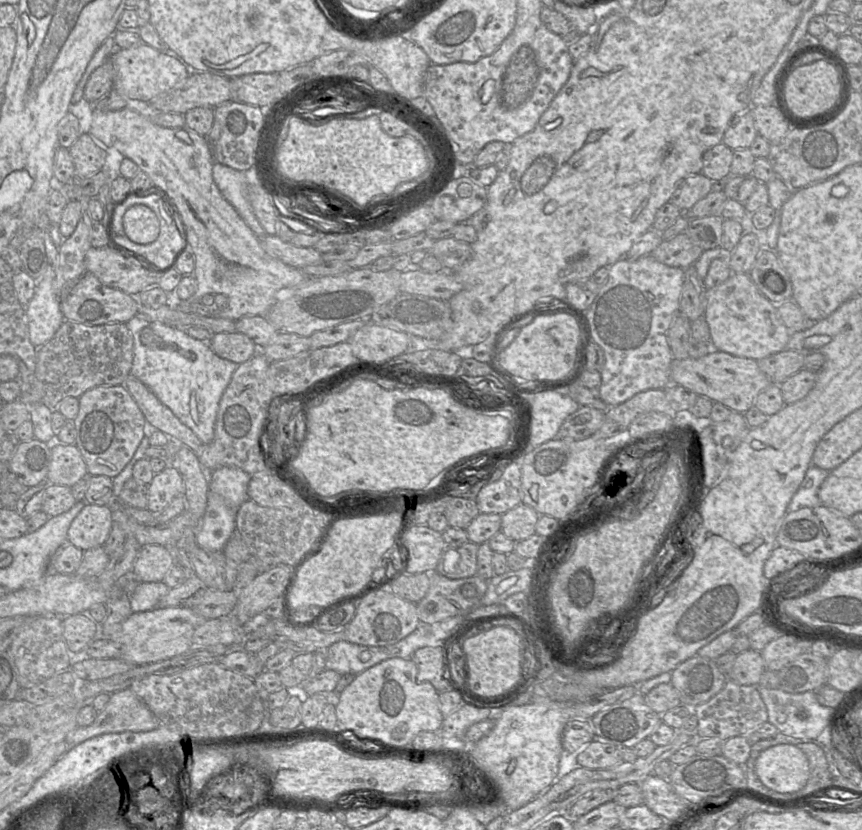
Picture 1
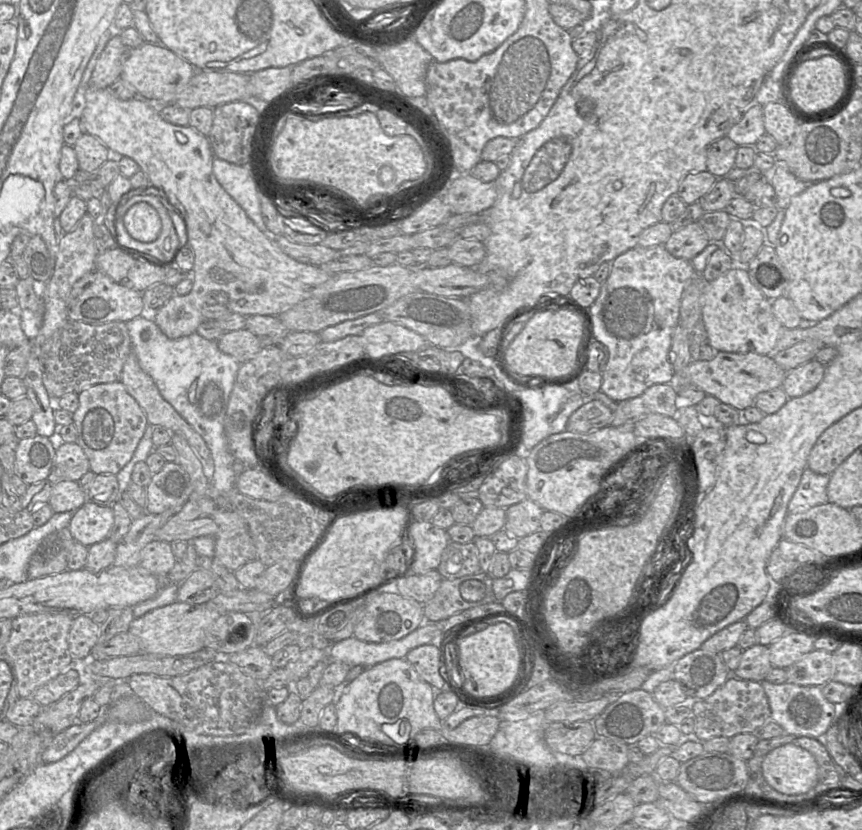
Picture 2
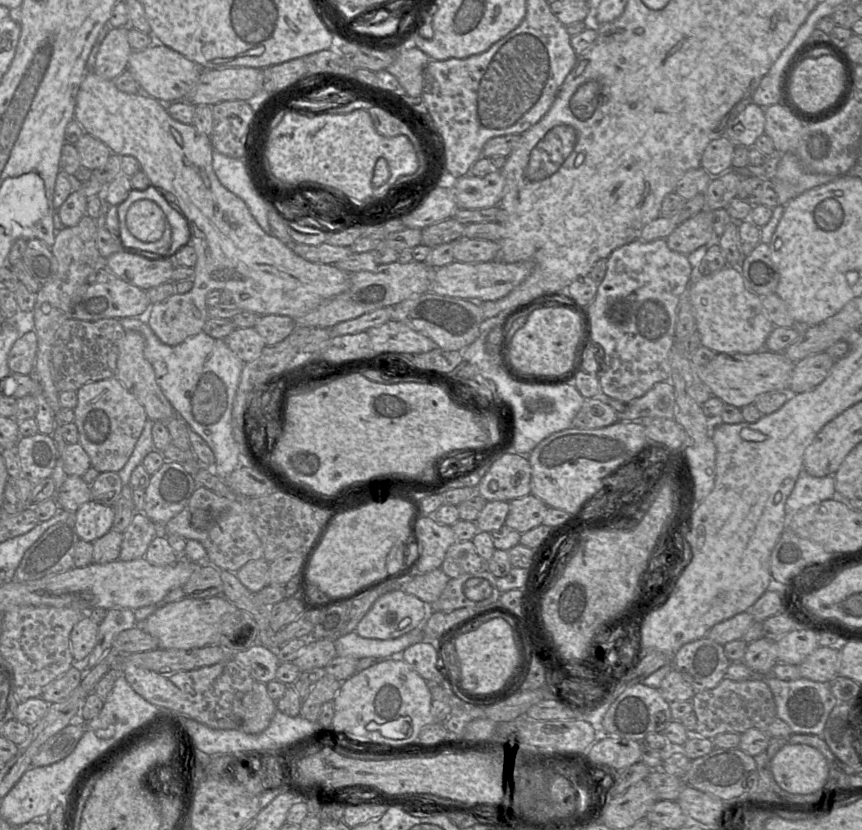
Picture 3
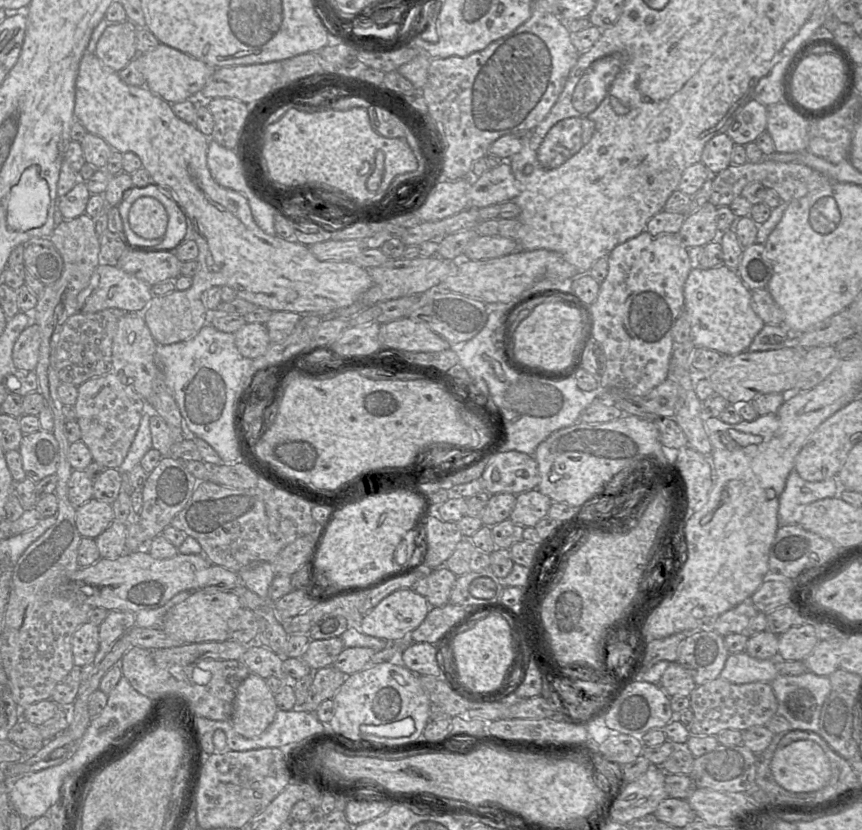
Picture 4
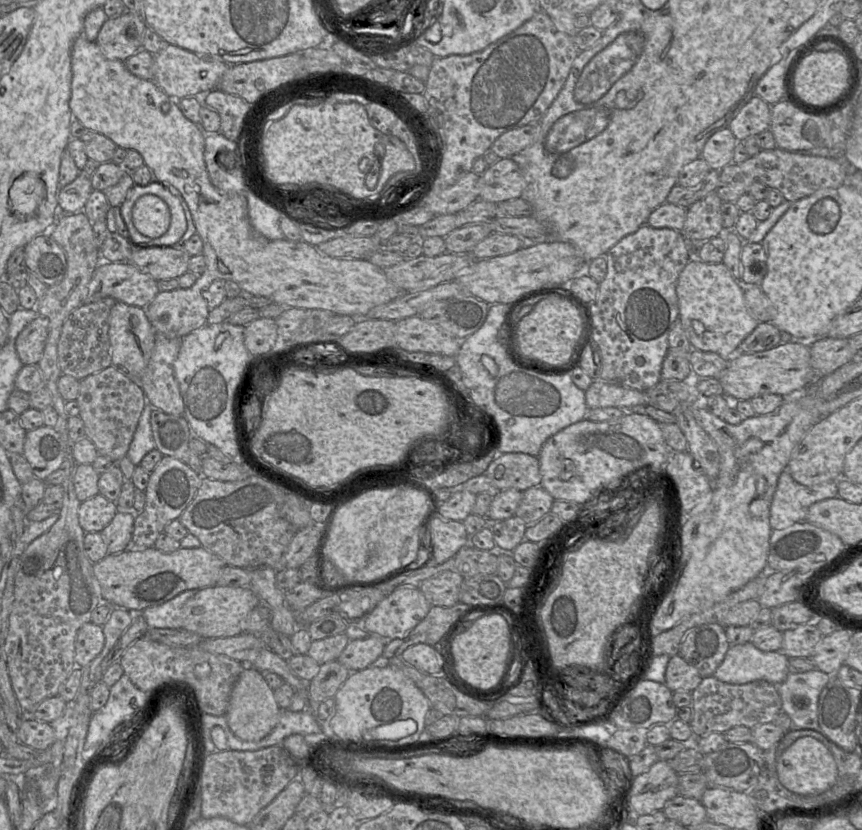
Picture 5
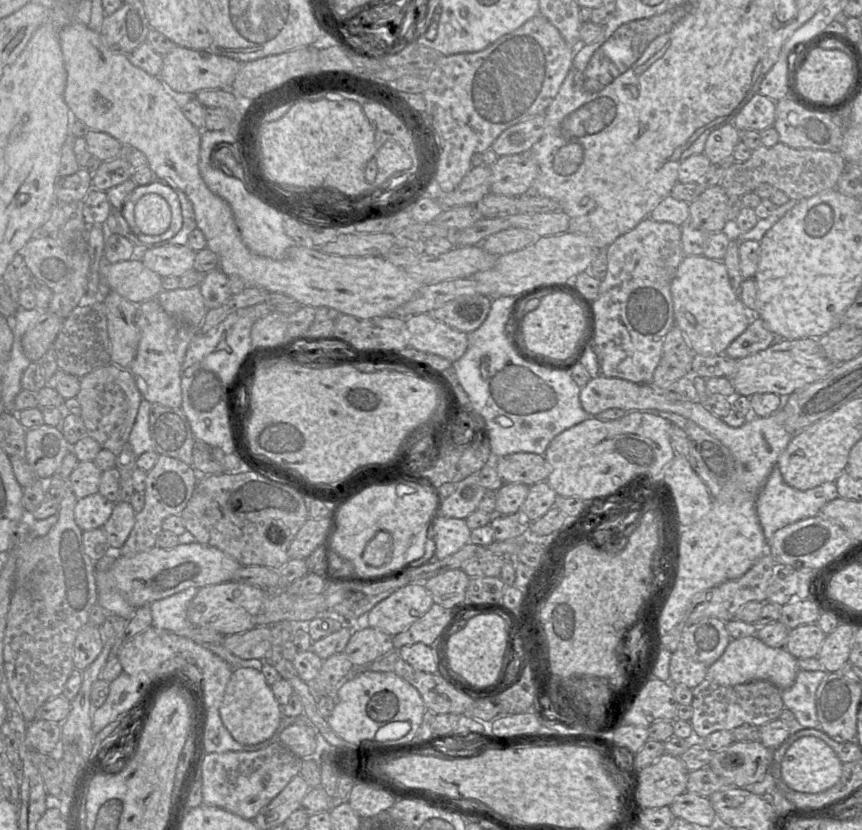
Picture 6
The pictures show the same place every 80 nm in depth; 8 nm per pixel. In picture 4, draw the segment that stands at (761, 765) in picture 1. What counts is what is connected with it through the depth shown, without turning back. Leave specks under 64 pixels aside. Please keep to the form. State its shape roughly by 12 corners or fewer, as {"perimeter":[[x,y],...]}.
{"perimeter":[[816,742],[776,749],[771,773],[787,791],[813,792],[831,766]]}

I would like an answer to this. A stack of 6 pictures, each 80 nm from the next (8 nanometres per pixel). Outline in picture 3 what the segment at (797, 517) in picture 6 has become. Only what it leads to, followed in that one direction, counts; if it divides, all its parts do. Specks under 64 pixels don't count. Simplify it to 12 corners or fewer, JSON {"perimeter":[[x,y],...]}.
{"perimeter":[[802,469],[785,502],[787,522],[799,510],[832,499],[834,476]]}

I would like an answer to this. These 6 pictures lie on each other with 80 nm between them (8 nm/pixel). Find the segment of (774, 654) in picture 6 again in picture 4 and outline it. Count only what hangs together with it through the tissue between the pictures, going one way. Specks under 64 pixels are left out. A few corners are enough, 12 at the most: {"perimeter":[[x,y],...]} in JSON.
{"perimeter":[[729,654],[719,677],[731,683],[770,683],[777,659]]}

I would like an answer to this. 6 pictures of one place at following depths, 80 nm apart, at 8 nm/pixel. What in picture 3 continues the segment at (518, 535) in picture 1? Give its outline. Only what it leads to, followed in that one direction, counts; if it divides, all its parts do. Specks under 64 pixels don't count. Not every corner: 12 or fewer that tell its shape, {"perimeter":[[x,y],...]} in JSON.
{"perimeter":[[528,494],[509,501],[505,525],[520,534],[542,524],[547,506]]}

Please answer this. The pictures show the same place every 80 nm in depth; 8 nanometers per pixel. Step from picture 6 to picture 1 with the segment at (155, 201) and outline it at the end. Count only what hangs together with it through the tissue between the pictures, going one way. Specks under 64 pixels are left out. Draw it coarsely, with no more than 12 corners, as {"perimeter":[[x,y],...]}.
{"perimeter":[[135,204],[123,216],[126,237],[153,243],[160,222],[148,206]]}

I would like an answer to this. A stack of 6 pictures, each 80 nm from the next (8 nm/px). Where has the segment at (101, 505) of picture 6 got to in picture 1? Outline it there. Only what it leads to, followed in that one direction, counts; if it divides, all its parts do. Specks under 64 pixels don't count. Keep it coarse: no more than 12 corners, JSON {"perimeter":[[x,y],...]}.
{"perimeter":[[86,503],[67,542],[83,551],[103,546],[110,506]]}

